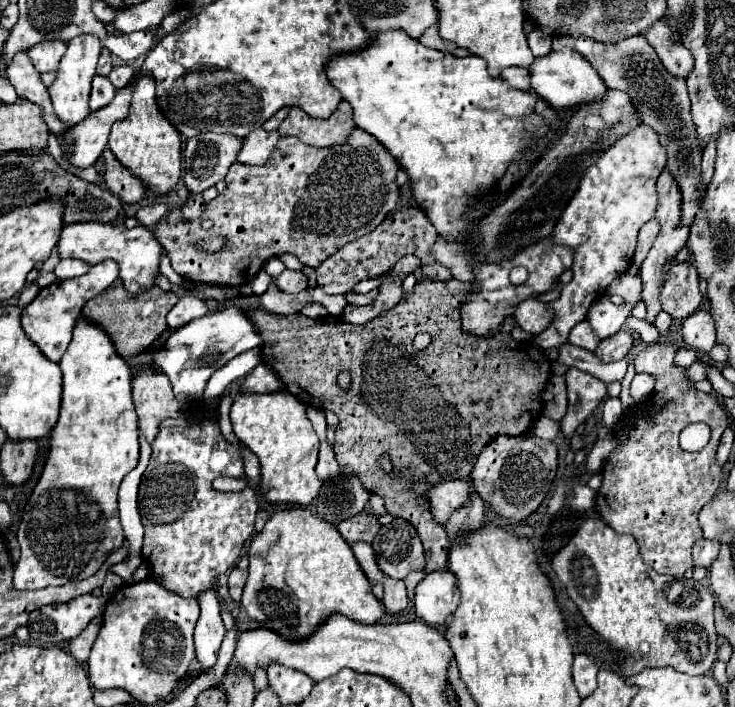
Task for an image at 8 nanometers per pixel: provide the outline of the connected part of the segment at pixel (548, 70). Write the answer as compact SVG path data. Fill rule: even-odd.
M573 49L551 51L543 57L535 57L535 63L529 67L531 71L531 87L537 95L541 95L553 109L571 111L581 109L591 103L599 103L607 95L607 85L593 69L593 65Z

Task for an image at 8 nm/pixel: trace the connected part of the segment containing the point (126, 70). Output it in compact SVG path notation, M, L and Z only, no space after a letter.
M113 67L113 71L109 73L109 81L117 87L117 89L123 89L131 77L135 75L135 69L133 67Z

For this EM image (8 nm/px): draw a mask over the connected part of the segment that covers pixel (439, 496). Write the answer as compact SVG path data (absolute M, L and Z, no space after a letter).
M423 481L415 483L415 493L419 495L429 495L429 503L431 503L431 511L435 515L437 523L447 523L451 513L459 507L463 507L463 503L467 503L473 493L471 493L471 485L467 481L447 481L447 483L439 483L433 489L429 489Z

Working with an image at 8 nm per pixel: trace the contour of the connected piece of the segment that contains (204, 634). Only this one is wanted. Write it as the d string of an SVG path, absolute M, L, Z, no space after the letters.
M215 579L207 591L197 595L201 613L195 625L195 651L203 671L215 665L221 641L225 637L225 627L221 621L221 605L217 601L217 587L219 579Z

